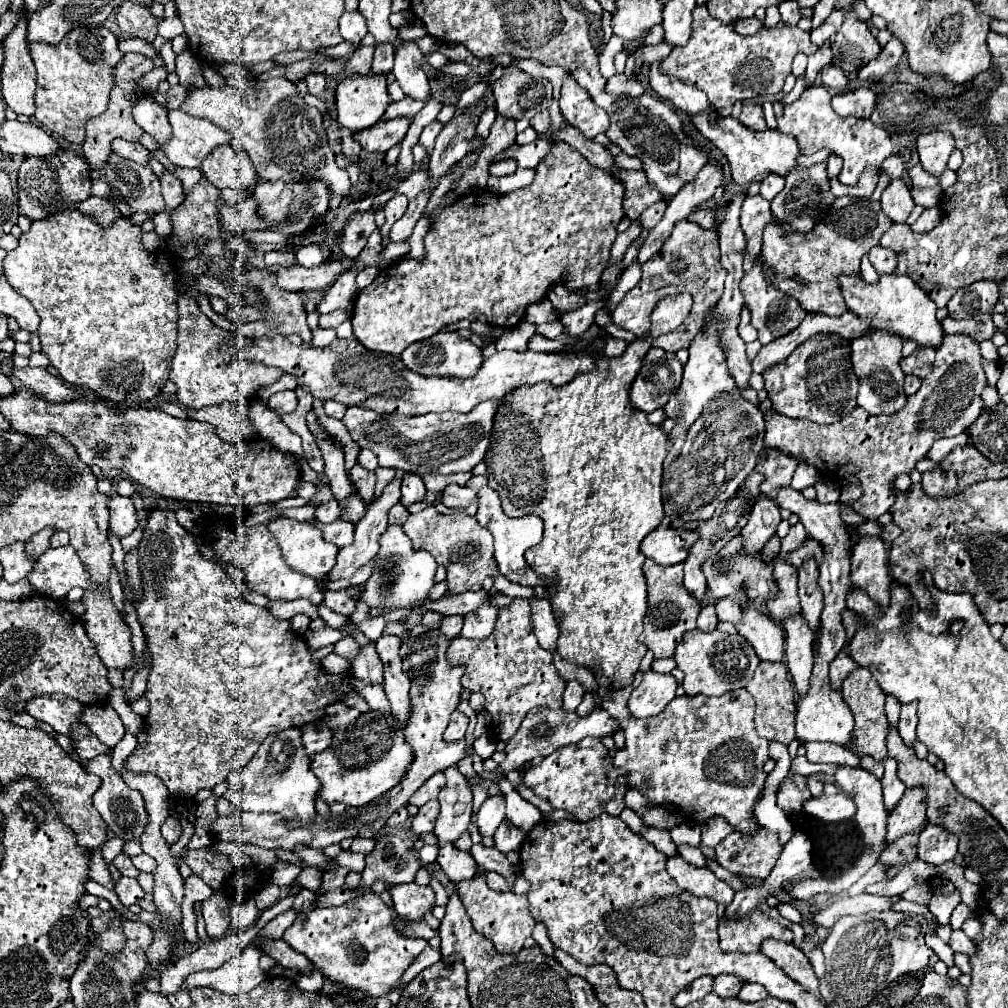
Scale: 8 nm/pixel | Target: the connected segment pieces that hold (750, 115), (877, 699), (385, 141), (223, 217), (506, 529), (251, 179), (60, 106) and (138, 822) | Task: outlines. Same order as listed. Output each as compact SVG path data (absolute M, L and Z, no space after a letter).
M744 104L742 106L742 114L740 114L740 122L752 130L764 130L766 128L766 120L764 120L764 110L760 104Z
M856 668L854 672L850 672L850 676L844 678L842 682L842 692L844 692L844 700L850 706L852 714L854 714L854 744L844 746L846 750L854 752L858 758L862 756L872 756L876 760L884 760L888 756L888 748L886 748L886 736L888 736L888 718L886 718L886 694L880 690L880 686L876 684L876 680L872 680L872 674L868 668Z
M410 118L380 120L380 124L374 124L372 128L368 128L368 132L356 132L354 140L366 152L388 152L406 136L410 122Z
M246 192L244 200L236 206L222 204L218 208L220 224L234 234L244 234L250 230L268 230L274 226L274 222L262 220L256 212L256 200L252 200L252 192Z
M484 486L480 492L478 492L478 514L476 514L476 520L480 526L488 528L494 536L494 558L498 562L498 568L500 572L510 580L510 582L516 582L516 584L522 584L522 586L530 586L530 588L536 588L536 586L542 586L542 588L550 588L550 580L544 580L542 576L536 576L536 572L532 572L532 568L526 564L524 560L524 552L532 546L536 546L540 540L542 540L542 520L538 516L524 516L524 518L508 518L502 510L502 504L500 504L500 498L494 490L490 490L488 486Z
M222 144L220 148L212 150L212 154L204 158L200 170L208 178L208 182L220 190L250 190L258 180L250 158L244 156L244 152L240 152L238 148L232 148L232 144Z
M82 26L70 30L56 46L28 42L30 56L36 66L36 120L60 138L82 144L84 126L90 118L100 116L108 106L112 88L112 70L122 60L118 38L104 26Z
M110 752L108 754L102 754L102 756L96 756L92 760L86 760L84 764L84 770L90 772L90 774L96 774L102 778L102 786L100 790L94 794L94 806L96 810L102 814L106 826L118 836L118 838L124 838L124 840L132 840L132 838L140 838L142 832L144 832L144 826L148 822L148 814L146 814L146 808L144 808L144 800L140 796L140 792L132 790L126 786L126 782L118 776L118 772L112 768L112 762L110 762Z

